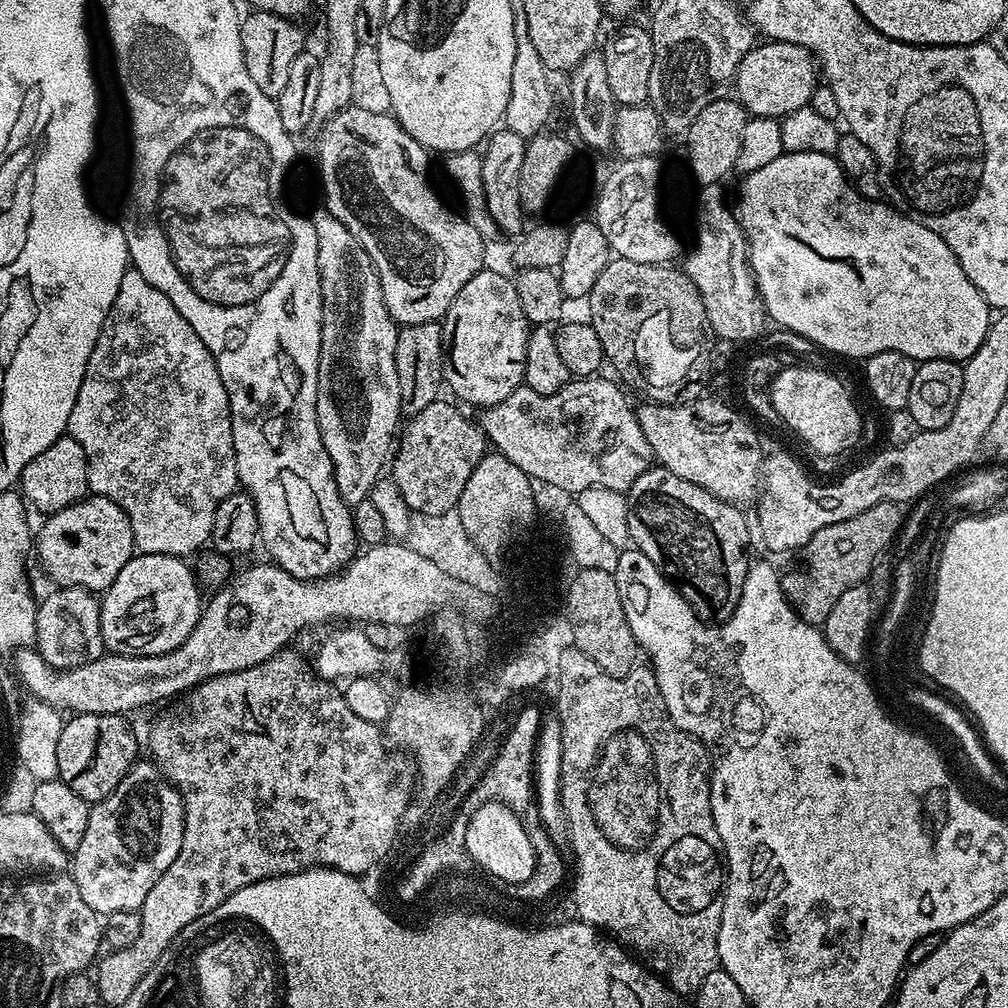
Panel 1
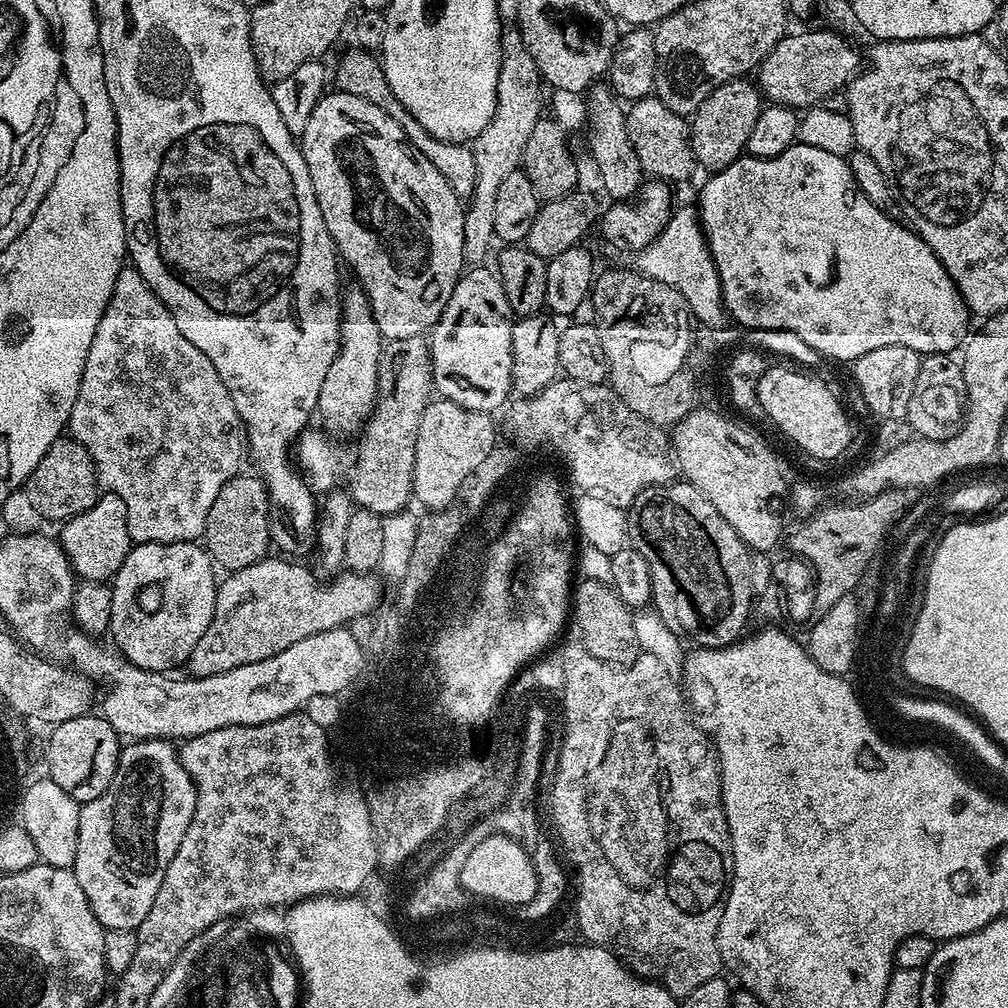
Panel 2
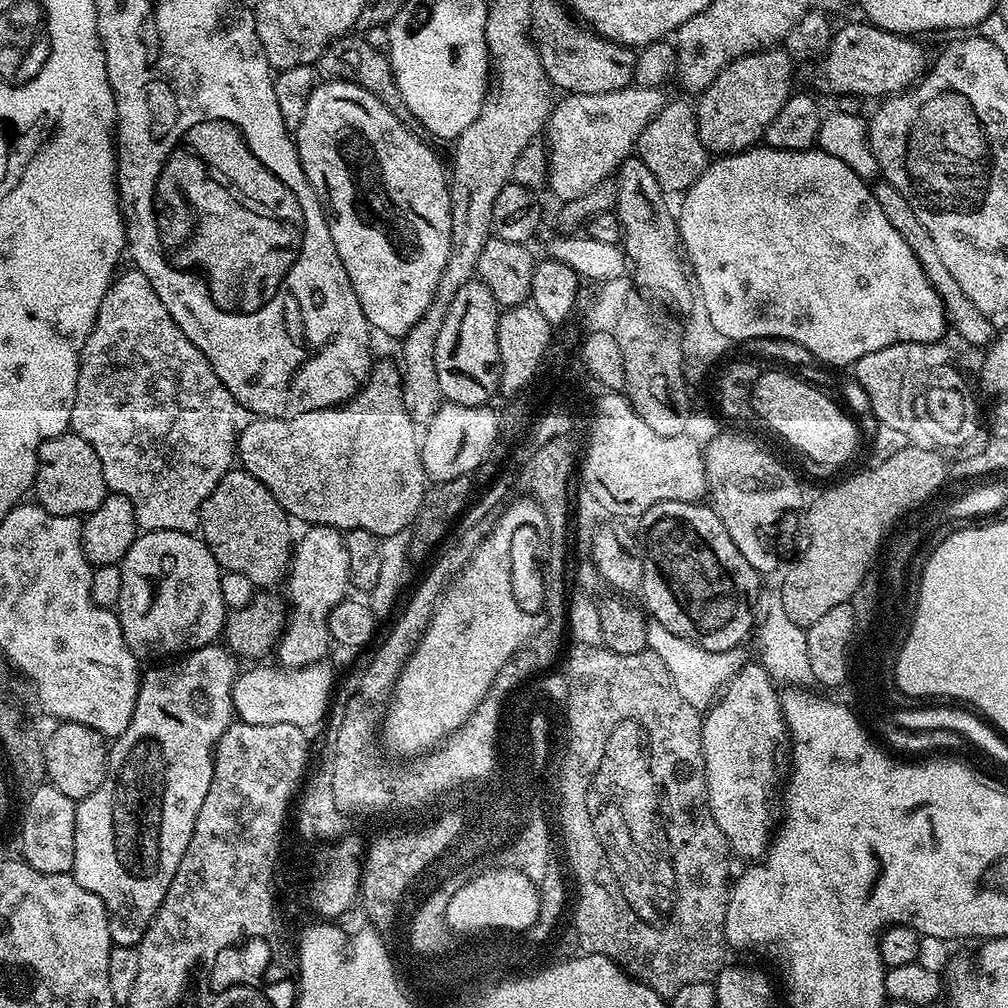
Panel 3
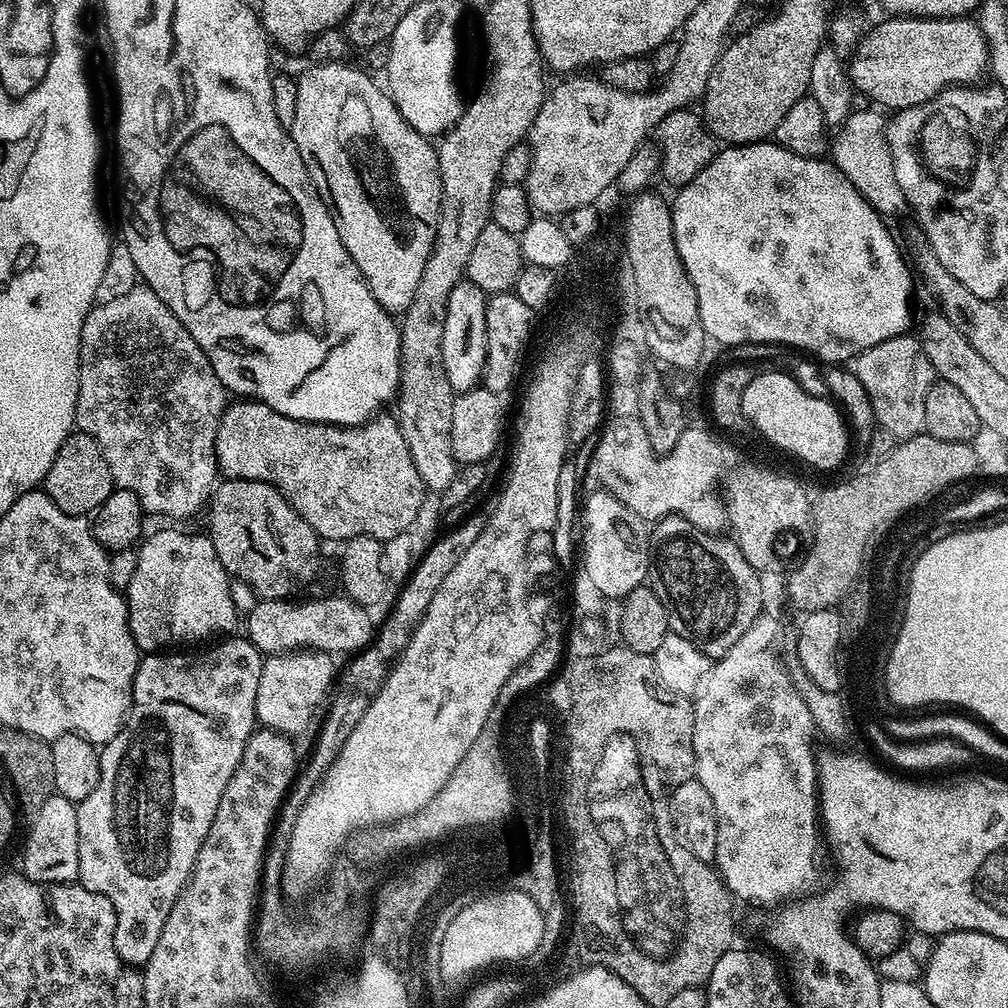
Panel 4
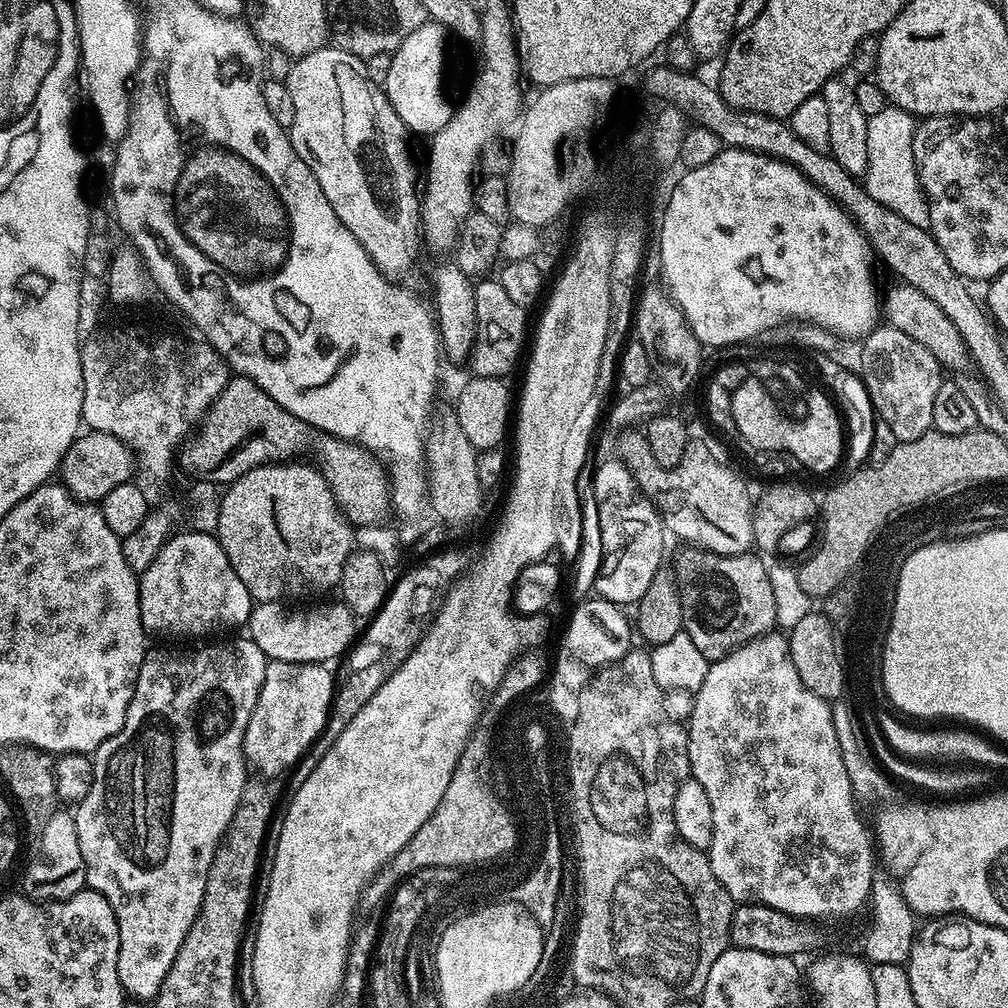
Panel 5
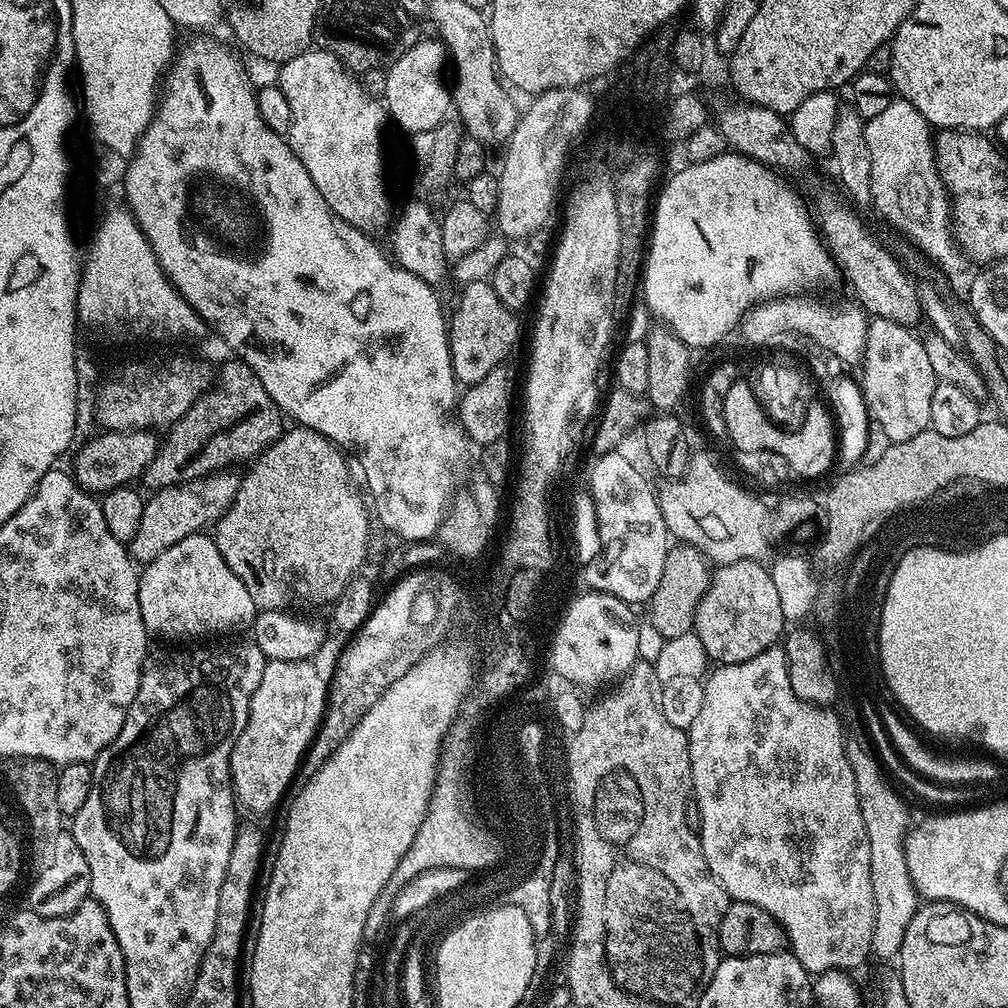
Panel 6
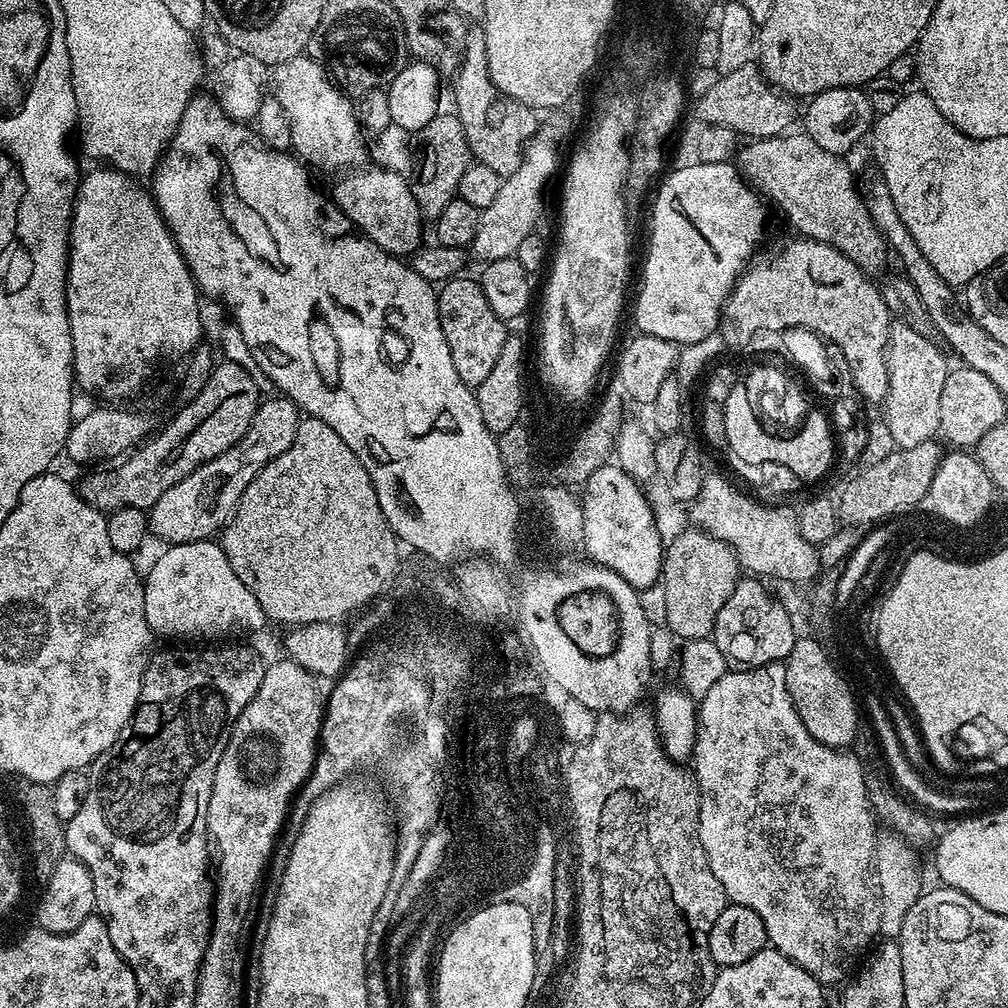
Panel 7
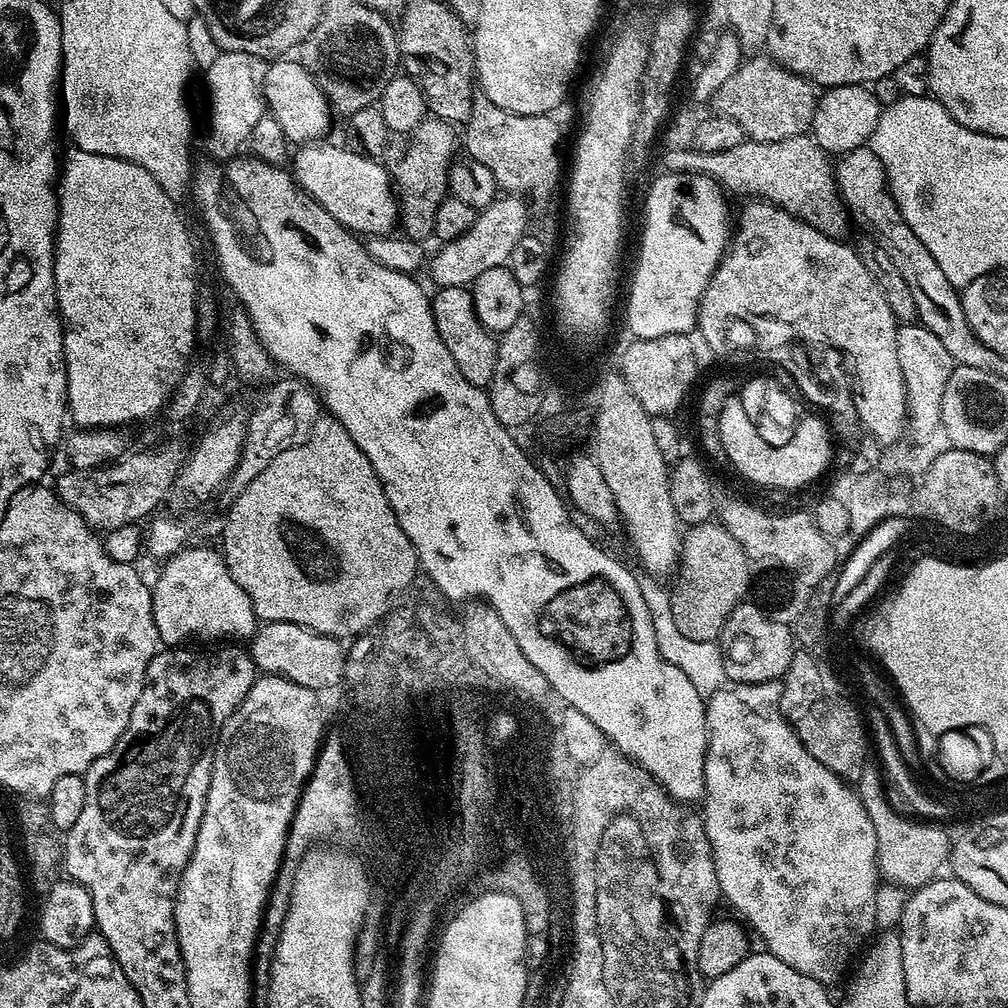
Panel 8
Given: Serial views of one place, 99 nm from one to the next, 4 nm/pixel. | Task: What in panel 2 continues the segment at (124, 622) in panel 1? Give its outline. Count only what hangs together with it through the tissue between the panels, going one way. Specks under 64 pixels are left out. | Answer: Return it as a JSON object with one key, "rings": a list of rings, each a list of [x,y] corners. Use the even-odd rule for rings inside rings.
{"rings":[[[174,542],[173,544],[137,544],[128,552],[128,557],[122,562],[115,576],[110,581],[112,590],[112,605],[110,606],[110,620],[107,631],[112,634],[115,651],[124,659],[131,662],[147,672],[171,673],[171,668],[187,665],[194,646],[198,646],[198,638],[206,634],[206,626],[210,626],[210,618],[214,618],[214,606],[216,605],[216,589],[218,587],[218,576],[212,573],[214,561],[207,551],[196,542]]]}

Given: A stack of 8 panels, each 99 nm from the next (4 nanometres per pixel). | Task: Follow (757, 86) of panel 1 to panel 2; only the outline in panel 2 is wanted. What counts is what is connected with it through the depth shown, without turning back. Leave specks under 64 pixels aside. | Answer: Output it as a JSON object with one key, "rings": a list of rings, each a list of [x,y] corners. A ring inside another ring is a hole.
{"rings":[[[804,32],[801,36],[786,34],[768,57],[758,65],[758,87],[765,101],[784,104],[788,108],[807,110],[819,105],[832,92],[843,92],[862,71],[862,52],[836,32]]]}

